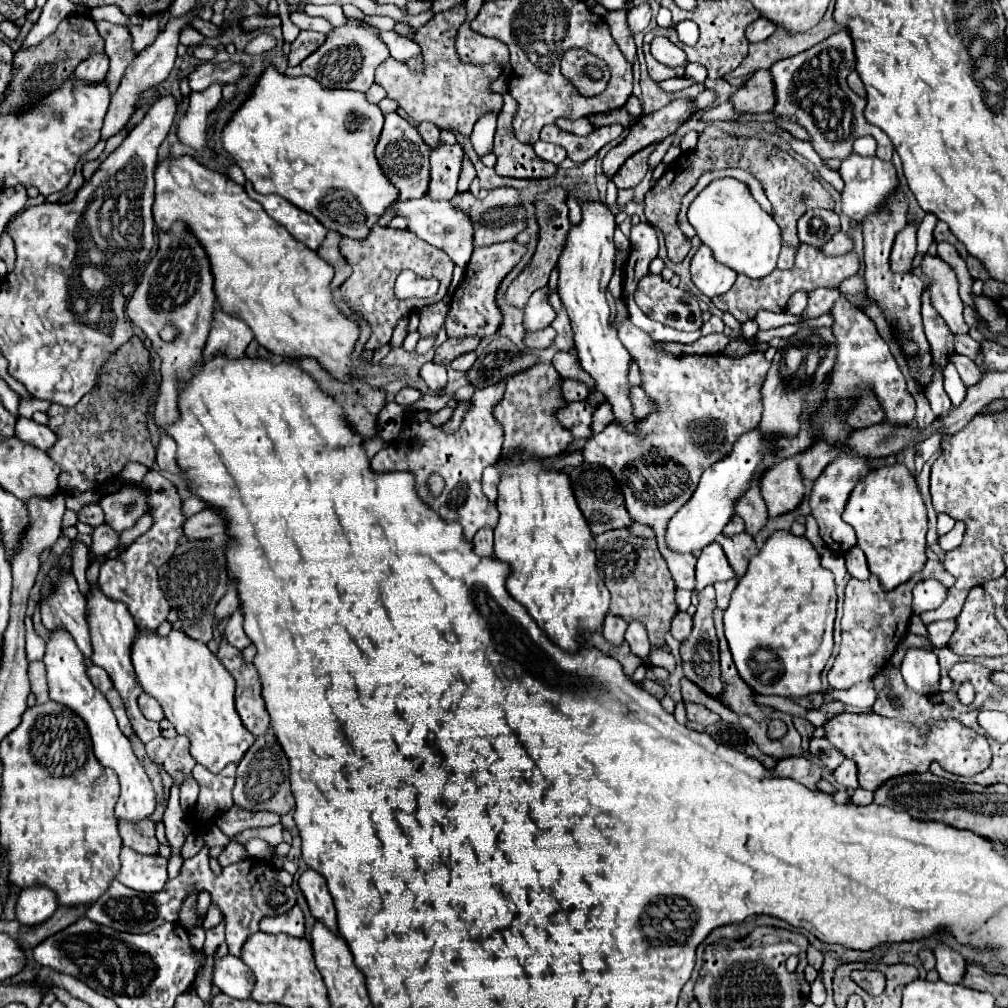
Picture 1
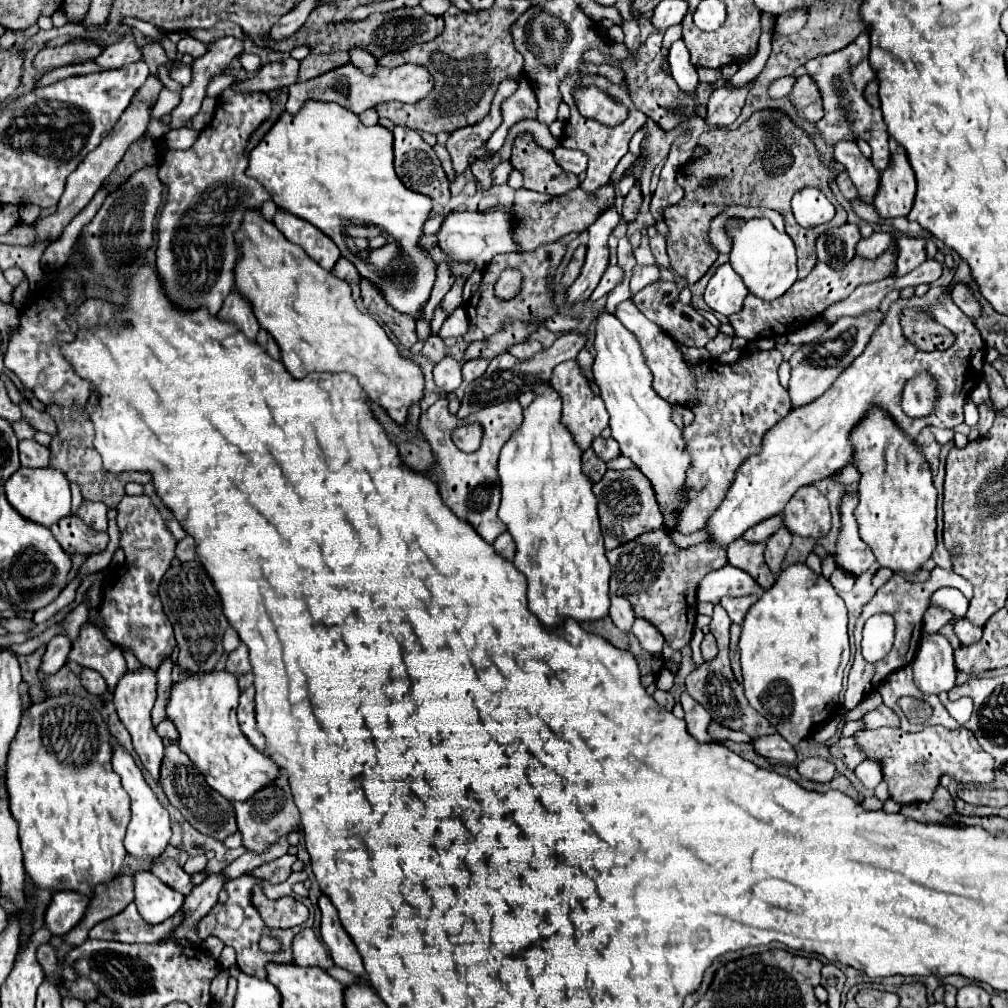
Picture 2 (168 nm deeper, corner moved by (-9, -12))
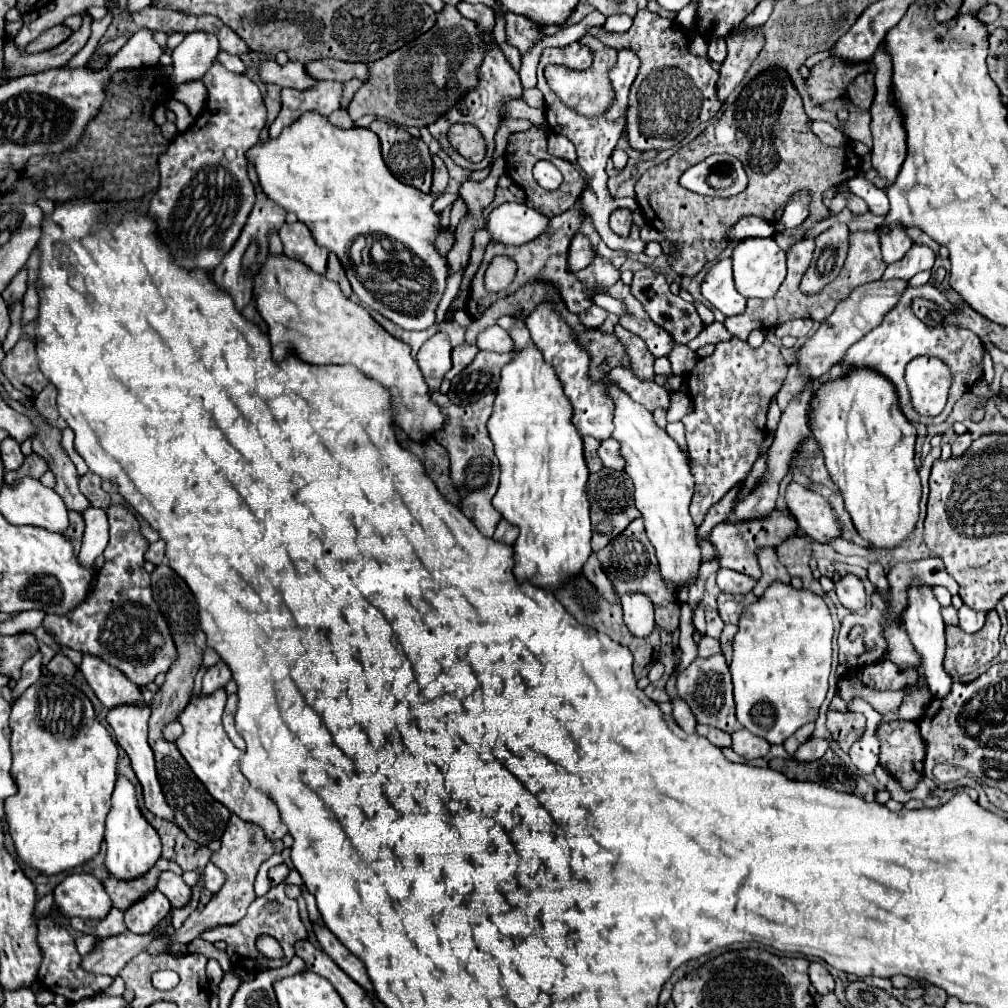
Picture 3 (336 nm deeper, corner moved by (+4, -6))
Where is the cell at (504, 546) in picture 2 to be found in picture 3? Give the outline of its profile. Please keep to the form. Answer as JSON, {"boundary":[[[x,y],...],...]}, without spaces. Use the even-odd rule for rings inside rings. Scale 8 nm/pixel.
{"boundary":[[[502,520],[502,522],[498,524],[496,532],[494,532],[494,540],[512,546],[512,544],[516,542],[516,538],[518,538],[518,528],[512,526],[508,520]]]}

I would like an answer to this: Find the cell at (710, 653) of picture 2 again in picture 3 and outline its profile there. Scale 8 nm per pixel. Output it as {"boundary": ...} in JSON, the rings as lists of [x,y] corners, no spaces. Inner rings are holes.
{"boundary":[[[704,636],[704,638],[700,640],[700,644],[698,644],[698,656],[710,658],[710,656],[714,656],[714,654],[718,654],[718,652],[720,652],[720,642],[718,642],[716,638]]]}

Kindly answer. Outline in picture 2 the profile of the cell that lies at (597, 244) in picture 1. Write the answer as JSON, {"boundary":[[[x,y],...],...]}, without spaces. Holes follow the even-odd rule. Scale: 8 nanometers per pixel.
{"boundary":[[[605,310],[597,312],[595,322],[593,378],[611,416],[611,436],[619,442],[621,452],[629,456],[633,464],[651,480],[659,508],[665,516],[665,526],[673,530],[673,512],[683,498],[681,488],[685,482],[685,470],[691,464],[689,456],[685,454],[681,430],[671,422],[671,404],[657,396],[651,386],[651,370],[643,362],[643,354],[635,336]]]}

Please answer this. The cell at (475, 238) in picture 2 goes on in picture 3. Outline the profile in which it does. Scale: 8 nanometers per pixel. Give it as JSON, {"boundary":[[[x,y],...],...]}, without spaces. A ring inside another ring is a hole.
{"boundary":[[[506,202],[494,208],[486,222],[486,230],[492,232],[494,240],[508,246],[532,242],[540,234],[548,232],[548,226],[550,220],[544,214],[516,202]]]}

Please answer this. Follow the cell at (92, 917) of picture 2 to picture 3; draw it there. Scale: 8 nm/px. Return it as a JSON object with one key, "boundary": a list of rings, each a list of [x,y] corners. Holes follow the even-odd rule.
{"boundary":[[[158,860],[158,864],[144,874],[144,878],[138,878],[134,882],[114,882],[114,878],[106,878],[102,884],[110,896],[110,900],[114,902],[114,908],[118,910],[128,910],[134,902],[142,900],[148,892],[152,892],[156,888],[156,882],[158,882],[158,876],[164,872],[164,870],[170,870],[174,874],[180,874],[182,876],[182,868],[176,864],[176,862],[170,862],[170,860]]]}

